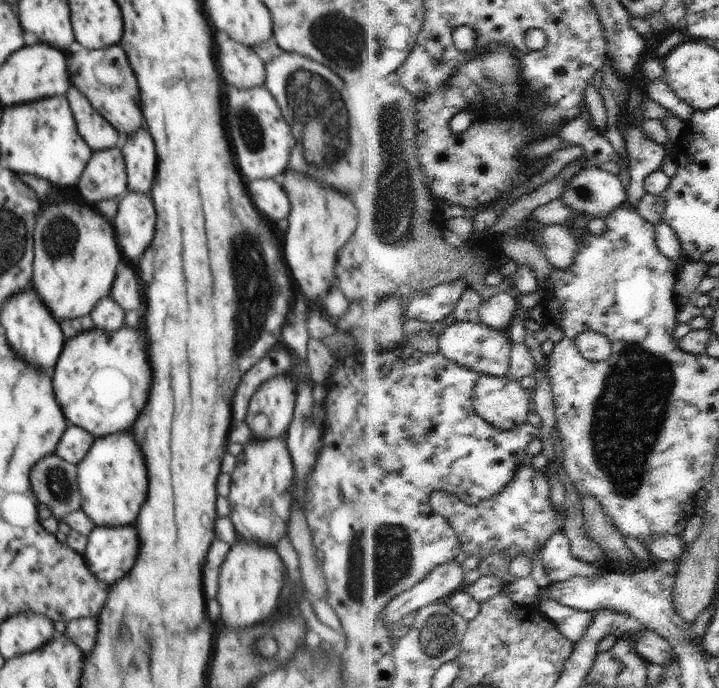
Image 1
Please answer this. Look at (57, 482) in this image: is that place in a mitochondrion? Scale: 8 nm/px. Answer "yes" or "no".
yes

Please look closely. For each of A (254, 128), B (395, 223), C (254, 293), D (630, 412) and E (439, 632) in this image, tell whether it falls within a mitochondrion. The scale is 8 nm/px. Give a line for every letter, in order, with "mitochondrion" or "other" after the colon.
A: mitochondrion
B: mitochondrion
C: mitochondrion
D: mitochondrion
E: mitochondrion

